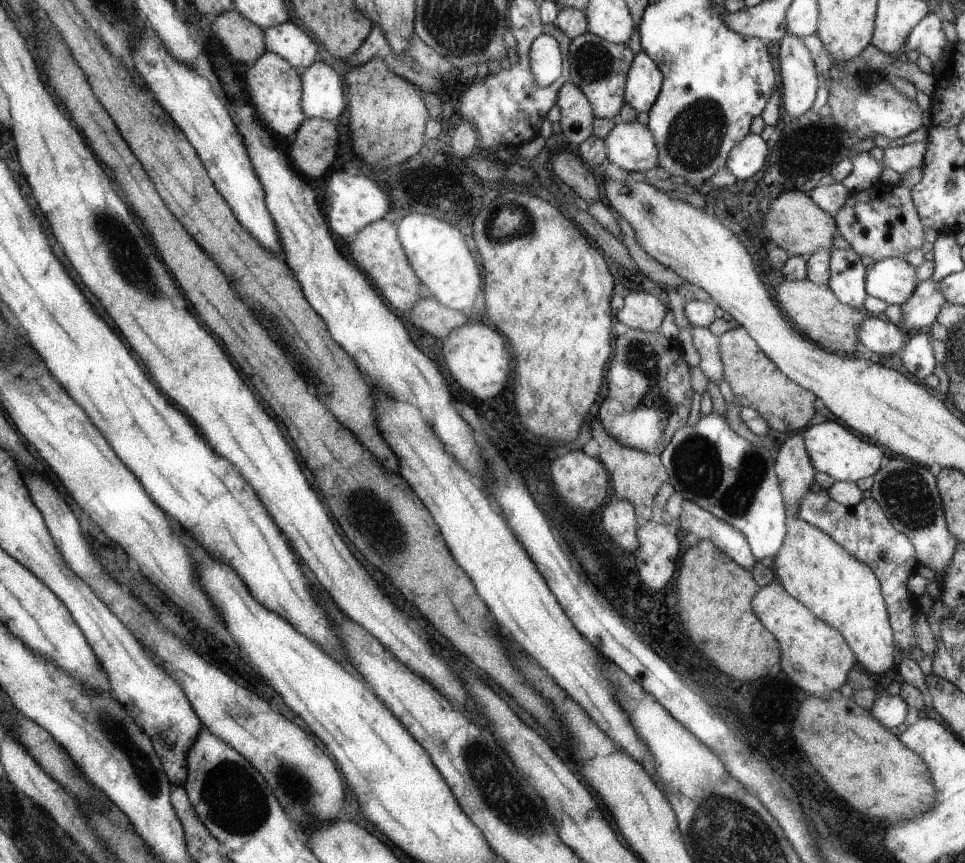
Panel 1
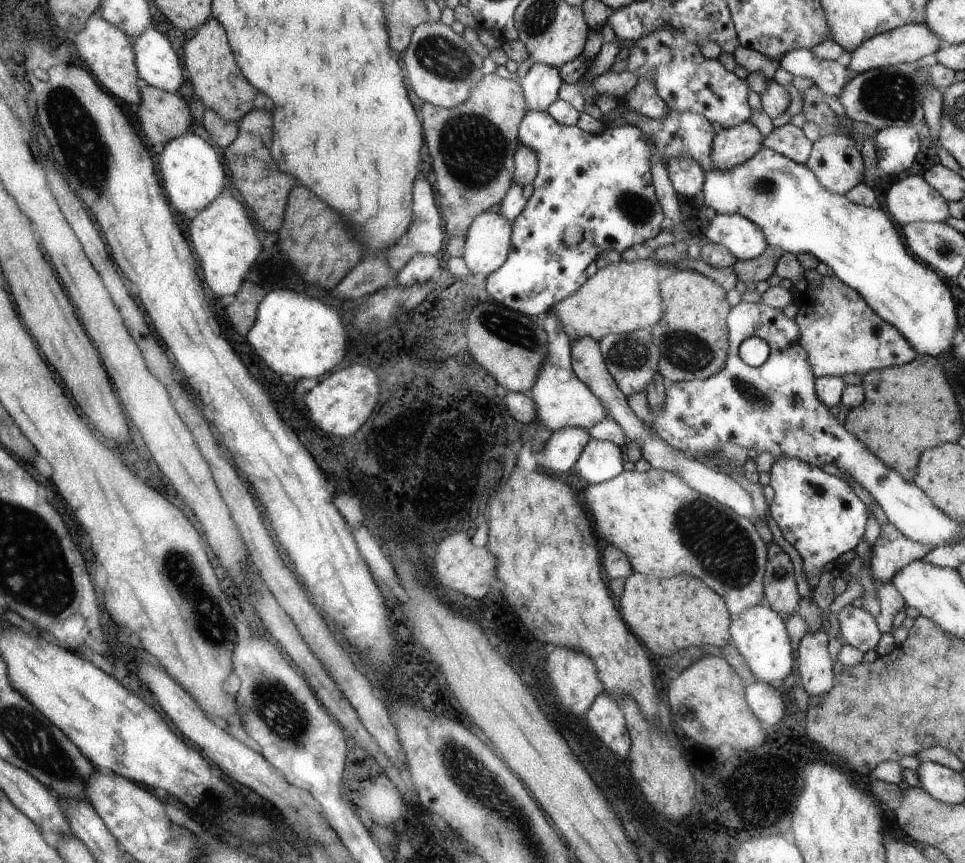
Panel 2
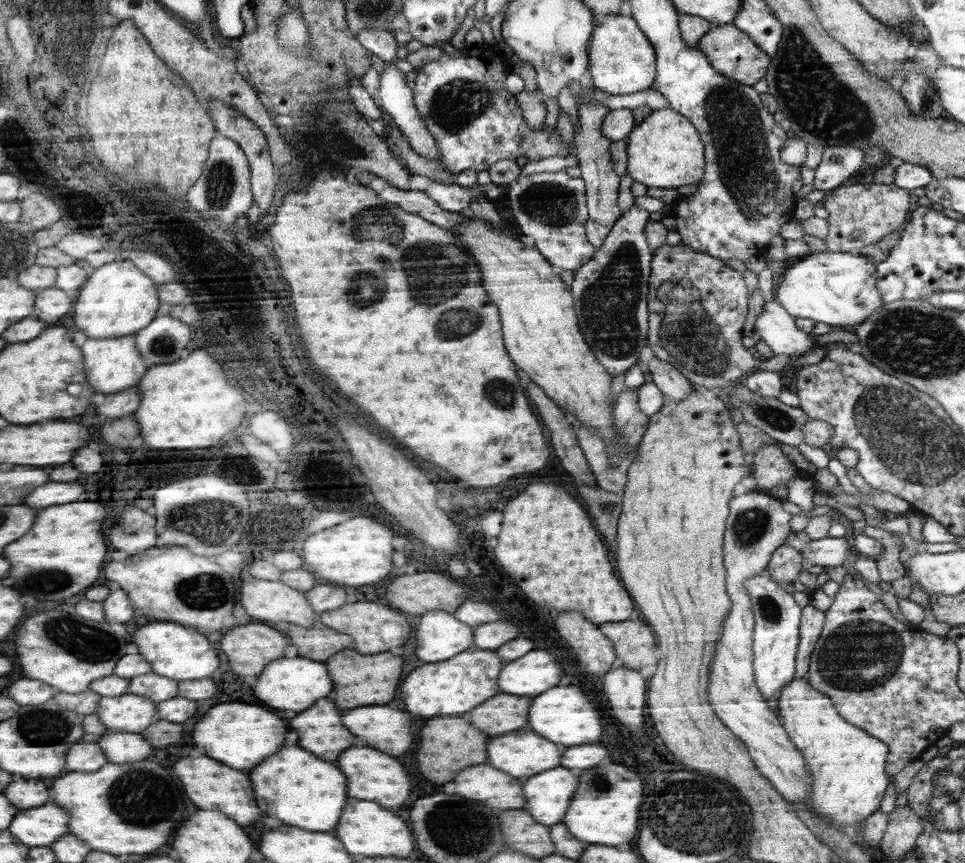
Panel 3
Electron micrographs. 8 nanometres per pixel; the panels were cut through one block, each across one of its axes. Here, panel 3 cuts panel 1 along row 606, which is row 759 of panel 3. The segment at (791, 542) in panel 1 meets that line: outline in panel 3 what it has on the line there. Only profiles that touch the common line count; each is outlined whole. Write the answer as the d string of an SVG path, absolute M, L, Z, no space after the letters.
M807 677L792 679L776 698L775 708L783 718L791 740L803 752L812 778L811 802L816 814L828 817L834 826L854 831L881 805L890 784L886 771L890 748L842 716L833 700L820 692Z

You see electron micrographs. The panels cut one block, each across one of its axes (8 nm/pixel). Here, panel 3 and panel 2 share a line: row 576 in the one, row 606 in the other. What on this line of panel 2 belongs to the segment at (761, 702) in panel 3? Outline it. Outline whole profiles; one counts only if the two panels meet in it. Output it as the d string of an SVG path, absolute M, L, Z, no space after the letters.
M650 469L645 473L622 471L610 480L589 484L583 492L584 502L588 502L588 510L592 510L596 526L600 526L600 538L618 546L628 556L634 572L659 579L669 579L679 574L700 578L723 597L732 616L766 597L763 583L767 566L766 546L762 538L758 538L752 522L742 518L731 507L693 489L679 475L662 469Z

